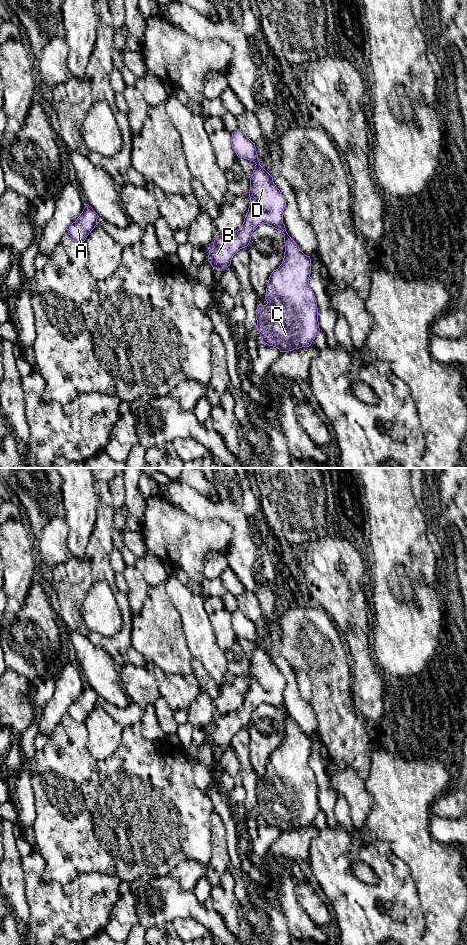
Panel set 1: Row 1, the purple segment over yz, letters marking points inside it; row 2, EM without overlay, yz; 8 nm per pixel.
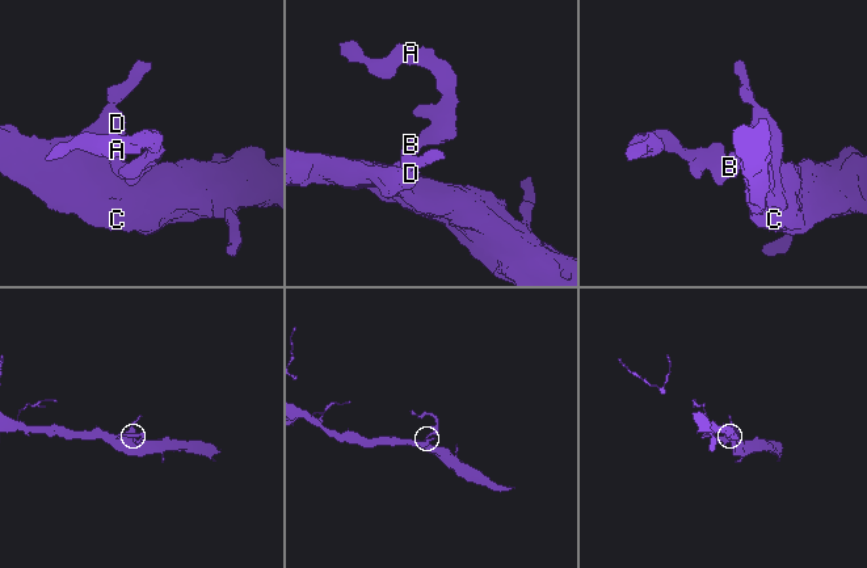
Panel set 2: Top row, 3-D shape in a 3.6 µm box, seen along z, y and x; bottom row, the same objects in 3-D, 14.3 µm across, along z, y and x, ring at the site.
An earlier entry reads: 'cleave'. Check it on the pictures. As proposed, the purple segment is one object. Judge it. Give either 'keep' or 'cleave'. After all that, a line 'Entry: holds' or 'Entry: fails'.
keep
Entry: fails

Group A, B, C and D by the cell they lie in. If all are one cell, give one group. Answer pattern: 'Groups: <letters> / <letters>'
Groups: A B C D

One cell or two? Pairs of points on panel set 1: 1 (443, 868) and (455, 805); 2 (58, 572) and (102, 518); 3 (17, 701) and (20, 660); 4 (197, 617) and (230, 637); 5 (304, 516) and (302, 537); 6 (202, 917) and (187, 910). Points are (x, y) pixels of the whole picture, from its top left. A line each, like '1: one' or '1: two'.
1: two
2: one
3: two
4: two
5: one
6: one

